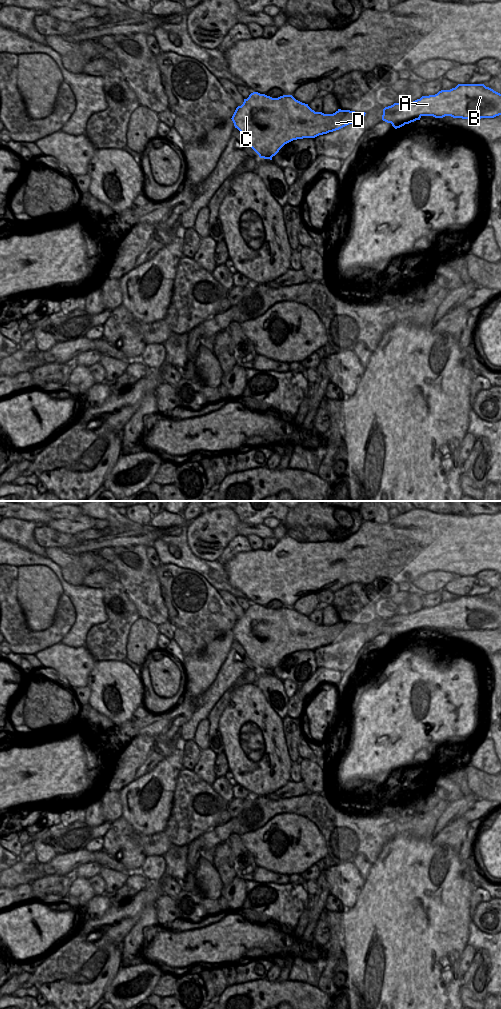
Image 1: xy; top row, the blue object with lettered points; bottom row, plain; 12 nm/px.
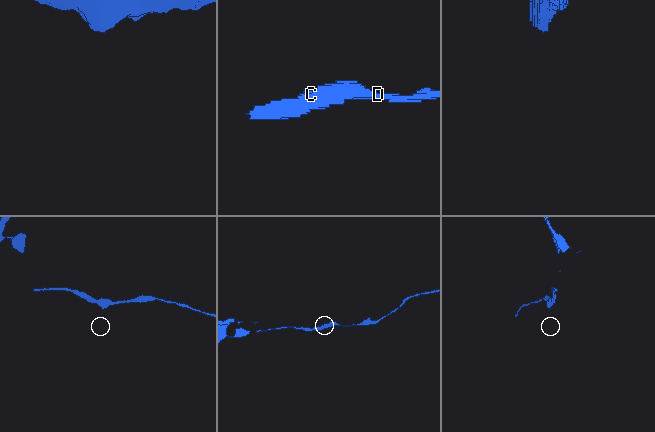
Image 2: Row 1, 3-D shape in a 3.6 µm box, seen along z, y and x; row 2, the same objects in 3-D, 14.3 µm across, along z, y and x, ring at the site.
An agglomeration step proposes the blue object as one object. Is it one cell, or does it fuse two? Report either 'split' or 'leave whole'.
leave whole

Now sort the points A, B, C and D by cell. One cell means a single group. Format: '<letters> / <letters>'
A B C D

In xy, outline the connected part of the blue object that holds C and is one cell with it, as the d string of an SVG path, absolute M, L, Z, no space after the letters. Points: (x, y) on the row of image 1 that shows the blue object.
M253 92L232 116L232 121L244 136L247 144L260 158L270 159L287 143L303 138L315 138L339 130L359 119L364 119L365 112L338 109L333 114L315 112L308 104L296 100L292 95L272 98L265 94Z

